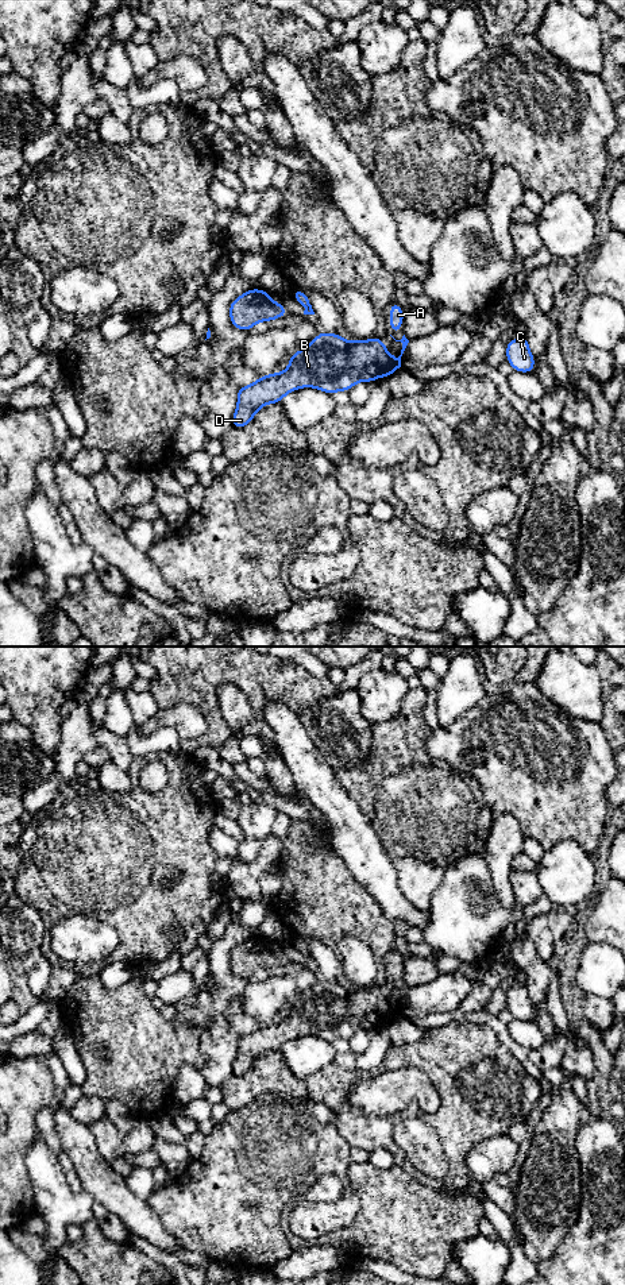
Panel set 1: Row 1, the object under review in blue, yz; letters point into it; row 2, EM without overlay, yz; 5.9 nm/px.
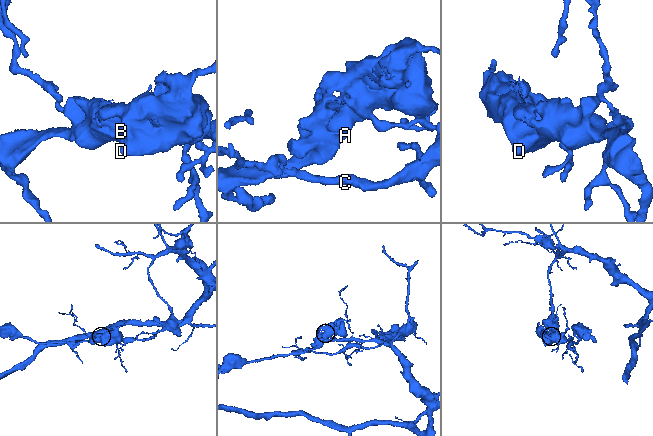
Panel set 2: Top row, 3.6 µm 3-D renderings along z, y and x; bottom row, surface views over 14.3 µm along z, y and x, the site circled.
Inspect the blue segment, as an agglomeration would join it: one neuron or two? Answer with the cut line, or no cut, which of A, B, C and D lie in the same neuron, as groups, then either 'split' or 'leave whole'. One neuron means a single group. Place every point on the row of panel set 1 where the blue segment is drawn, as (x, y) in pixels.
cut in yz along (311, 307), (305, 309); A B D / C; split

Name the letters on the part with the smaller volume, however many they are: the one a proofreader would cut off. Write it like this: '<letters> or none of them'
A, B, D

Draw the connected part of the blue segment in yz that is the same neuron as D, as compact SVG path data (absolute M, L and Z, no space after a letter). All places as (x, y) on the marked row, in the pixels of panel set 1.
M321 331L289 358L286 370L262 375L254 383L238 389L234 428L246 427L262 406L278 404L297 389L315 387L333 395L337 390L350 391L358 382L390 377L401 367L401 356L409 343L405 335L396 341L402 343L398 358L389 354L382 339L350 341L337 333Z

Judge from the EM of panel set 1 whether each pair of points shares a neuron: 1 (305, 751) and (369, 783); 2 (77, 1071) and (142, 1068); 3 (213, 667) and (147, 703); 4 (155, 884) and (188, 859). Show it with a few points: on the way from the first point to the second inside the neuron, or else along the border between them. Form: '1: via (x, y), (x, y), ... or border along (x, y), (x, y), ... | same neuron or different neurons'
1: border along (334, 771), (338, 782), (352, 797) | different neurons
2: border along (72, 1041), (85, 1072), (85, 1081), (81, 1087) | different neurons
3: border along (149, 691), (159, 709) | different neurons
4: via (162, 876), (180, 859) | same neuron

